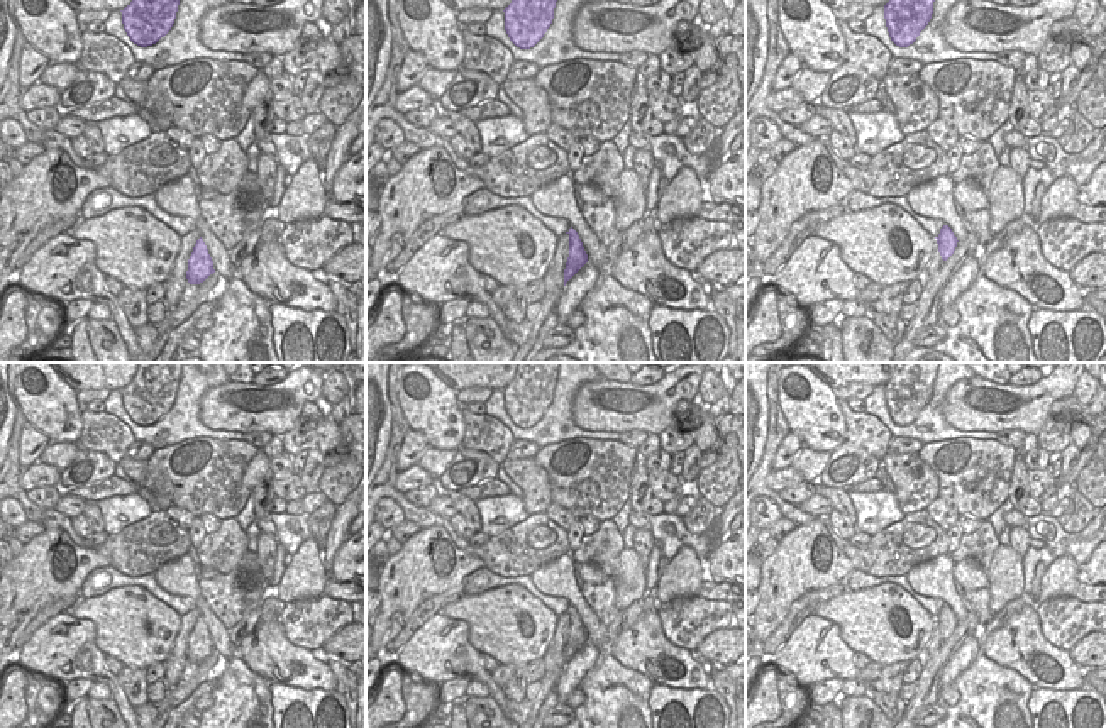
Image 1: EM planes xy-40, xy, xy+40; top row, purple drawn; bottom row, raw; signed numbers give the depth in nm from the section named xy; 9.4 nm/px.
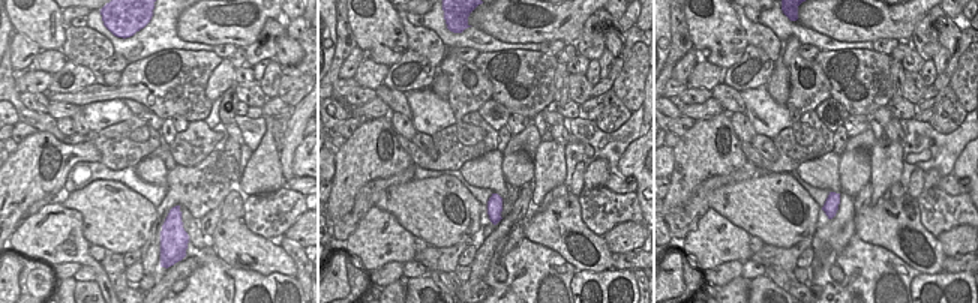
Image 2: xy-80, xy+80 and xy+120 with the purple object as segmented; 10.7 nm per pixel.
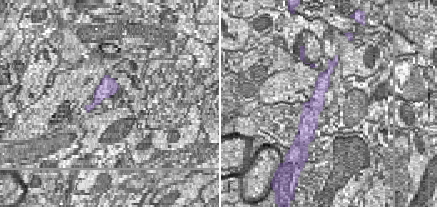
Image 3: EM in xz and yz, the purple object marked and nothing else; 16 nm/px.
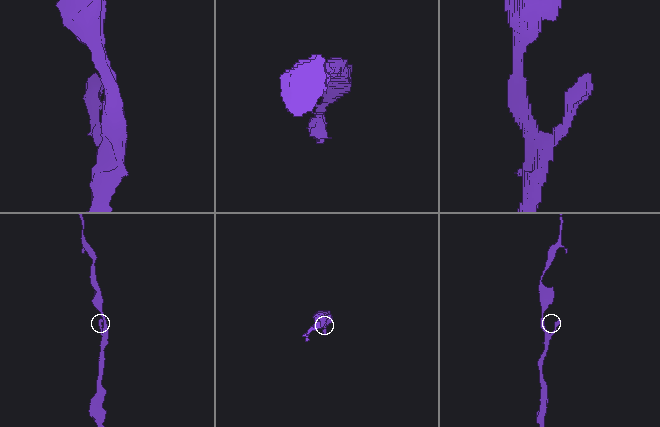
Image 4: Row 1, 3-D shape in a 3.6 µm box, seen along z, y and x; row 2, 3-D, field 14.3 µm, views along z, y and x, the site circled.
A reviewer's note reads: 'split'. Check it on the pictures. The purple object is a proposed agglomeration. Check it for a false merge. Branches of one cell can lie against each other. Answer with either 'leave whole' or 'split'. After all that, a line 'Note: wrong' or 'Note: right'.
leave whole
Note: wrong

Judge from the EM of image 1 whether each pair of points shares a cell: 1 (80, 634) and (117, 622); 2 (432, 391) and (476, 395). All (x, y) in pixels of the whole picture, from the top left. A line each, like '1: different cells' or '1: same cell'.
1: different cells
2: different cells

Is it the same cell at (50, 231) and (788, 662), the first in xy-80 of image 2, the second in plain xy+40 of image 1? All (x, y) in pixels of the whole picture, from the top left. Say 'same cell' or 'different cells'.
same cell

